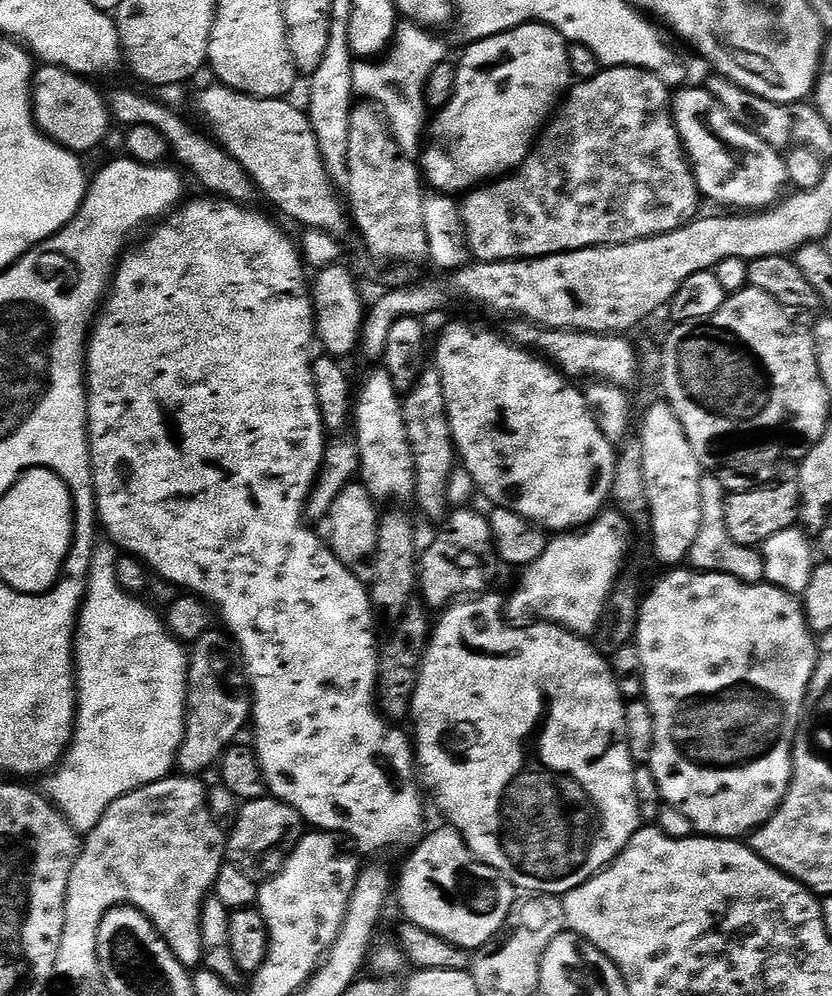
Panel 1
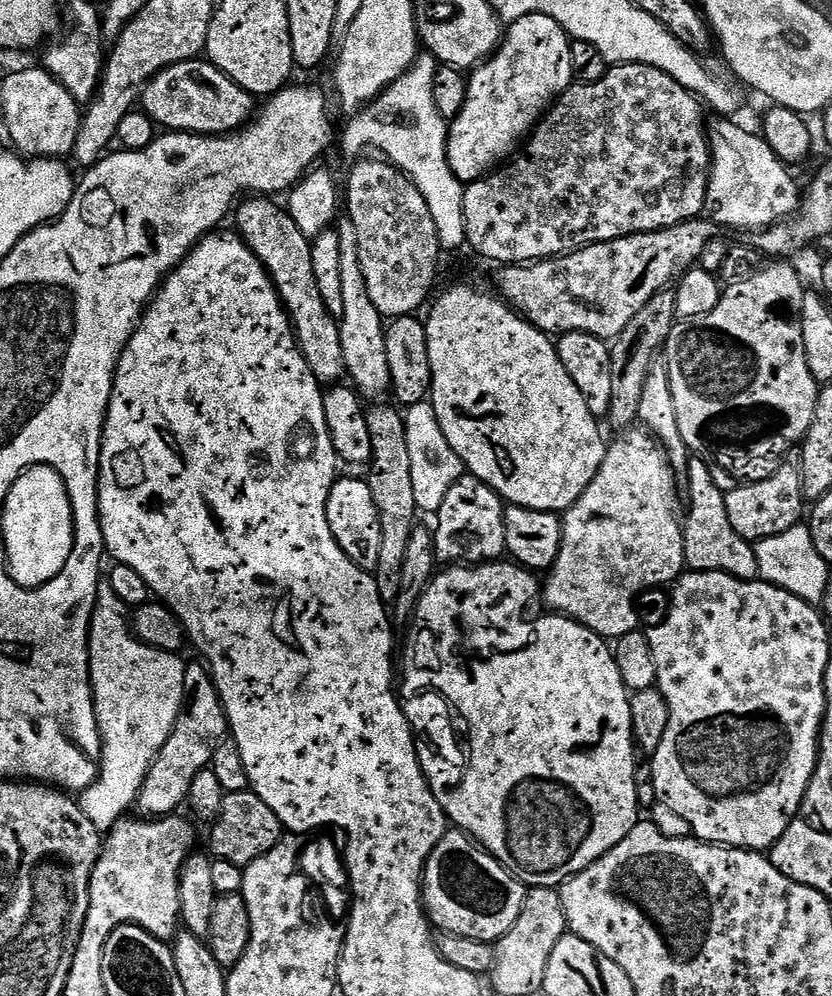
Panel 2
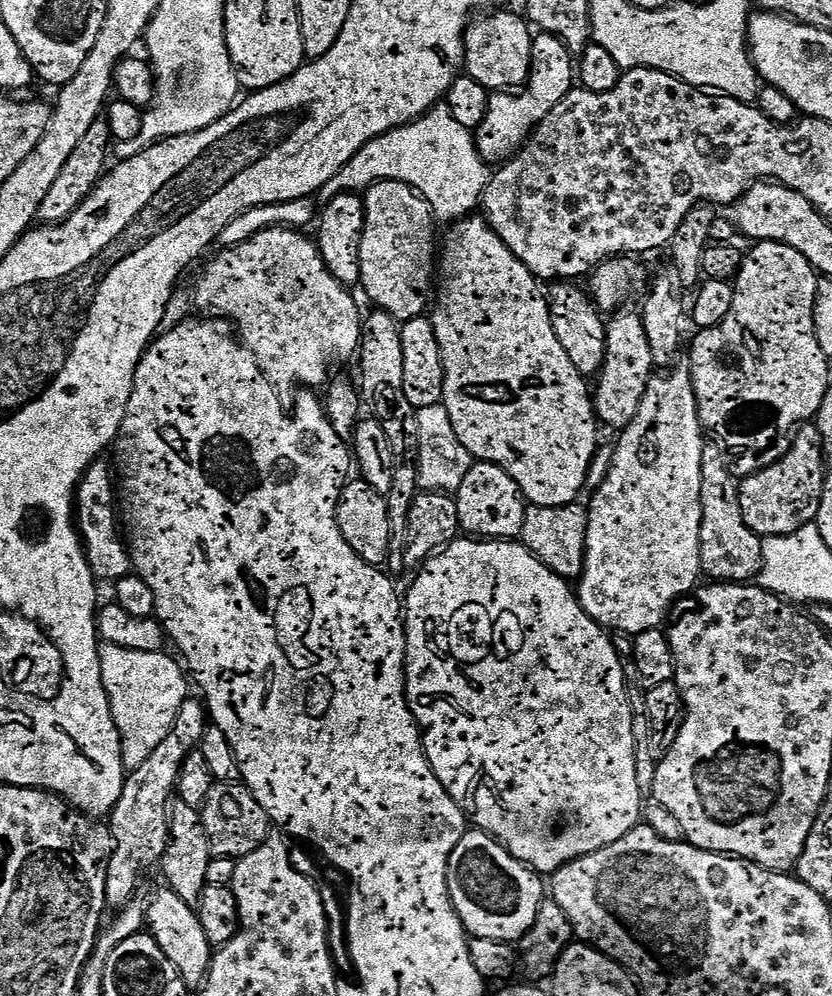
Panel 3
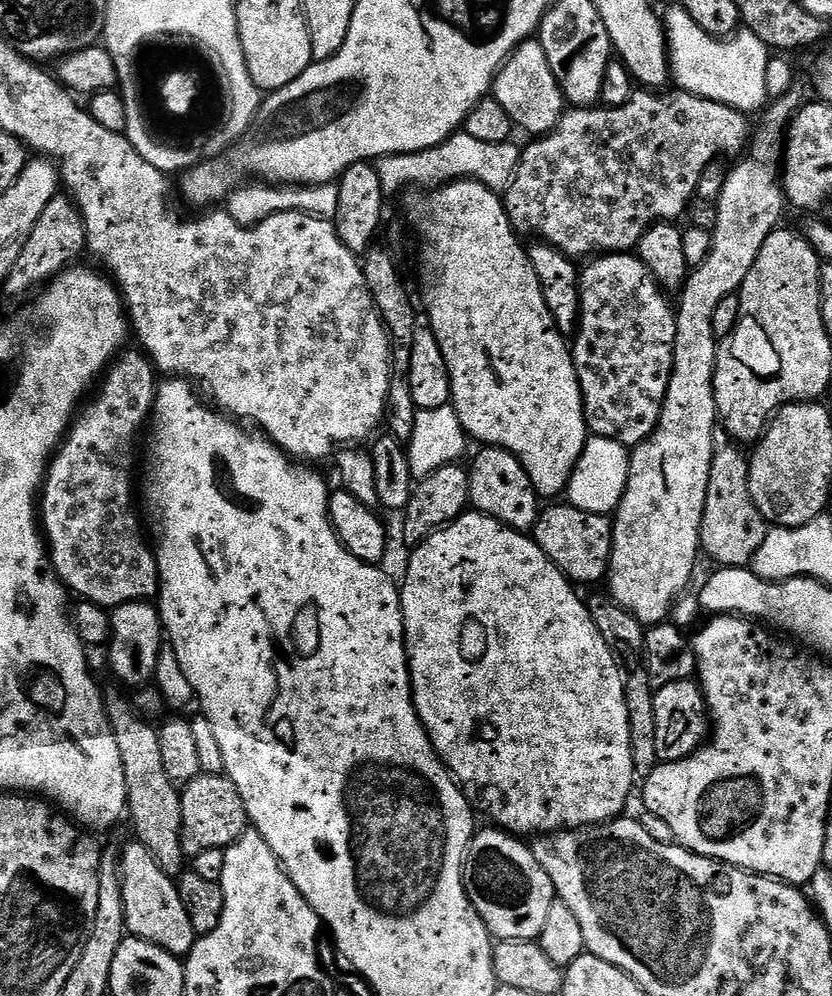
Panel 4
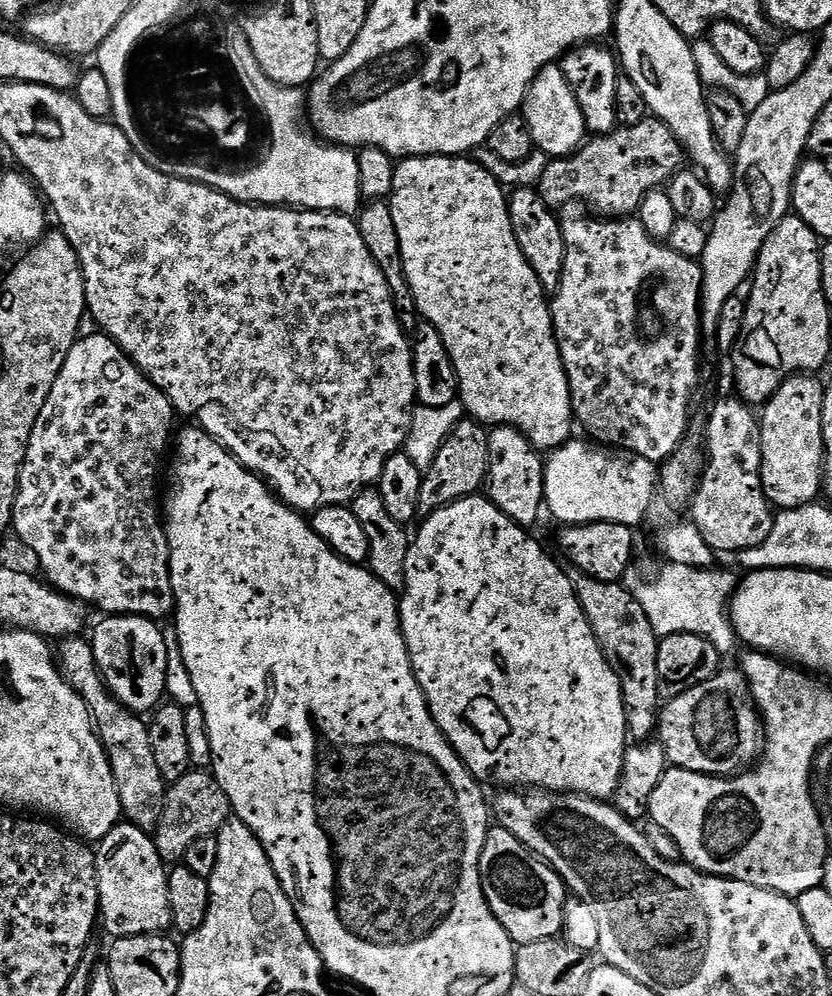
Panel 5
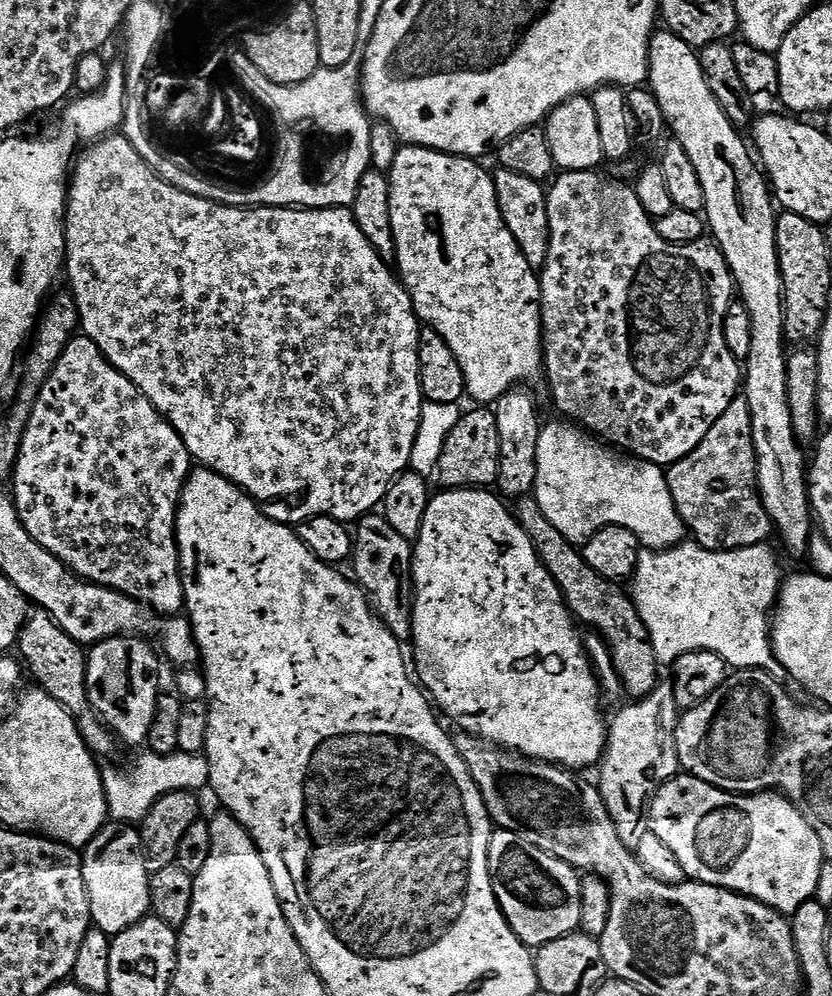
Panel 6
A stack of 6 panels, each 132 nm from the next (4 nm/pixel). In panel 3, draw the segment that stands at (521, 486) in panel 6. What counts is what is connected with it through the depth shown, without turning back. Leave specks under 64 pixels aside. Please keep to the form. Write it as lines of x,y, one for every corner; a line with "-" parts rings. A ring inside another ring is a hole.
473,463
470,474
454,493
461,533
485,540
516,540
522,534
526,501
518,482
497,464

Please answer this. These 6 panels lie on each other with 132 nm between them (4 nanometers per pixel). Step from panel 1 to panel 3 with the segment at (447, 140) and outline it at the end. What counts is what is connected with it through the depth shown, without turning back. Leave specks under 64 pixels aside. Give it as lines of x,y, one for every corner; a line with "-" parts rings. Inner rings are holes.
540,32
532,42
532,72
528,75
528,83
523,90
513,94
511,91
498,92
488,97
486,118
482,118
479,128
475,129
476,148
484,163
499,166
516,155
525,144
533,130
537,128
566,98
566,94
574,87
574,56
568,47
557,36
548,32

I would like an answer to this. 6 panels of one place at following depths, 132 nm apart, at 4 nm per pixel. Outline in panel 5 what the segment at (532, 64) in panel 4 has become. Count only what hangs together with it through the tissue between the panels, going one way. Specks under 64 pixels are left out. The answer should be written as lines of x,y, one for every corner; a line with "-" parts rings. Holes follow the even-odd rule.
559,63
547,64
533,78
522,105
522,115
530,130
533,145
549,158
570,156
585,143
588,127
582,108
578,106
574,92
570,90
570,82
566,82
566,74
560,69

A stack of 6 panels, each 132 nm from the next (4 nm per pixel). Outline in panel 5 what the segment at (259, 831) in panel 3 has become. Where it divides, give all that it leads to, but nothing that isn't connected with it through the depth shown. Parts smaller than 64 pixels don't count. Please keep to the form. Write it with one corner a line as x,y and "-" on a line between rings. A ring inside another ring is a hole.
190,770
180,780
171,781
167,789
164,809
154,829
158,854
168,866
183,861
186,850
193,842
198,842
198,838
215,836
232,815
230,802
211,771

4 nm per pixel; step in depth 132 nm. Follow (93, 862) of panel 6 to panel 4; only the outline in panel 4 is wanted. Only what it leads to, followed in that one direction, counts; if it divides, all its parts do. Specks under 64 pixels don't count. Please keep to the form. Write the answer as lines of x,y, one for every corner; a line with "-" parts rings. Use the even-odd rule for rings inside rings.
131,842
119,853
120,885
122,886
122,902
126,910
127,931
135,939
145,940
158,945
177,958
187,957
198,939
194,926
190,926
190,914
186,914
186,906
182,906
182,898
176,889
176,880
167,876
154,862
154,854
146,850
139,842

